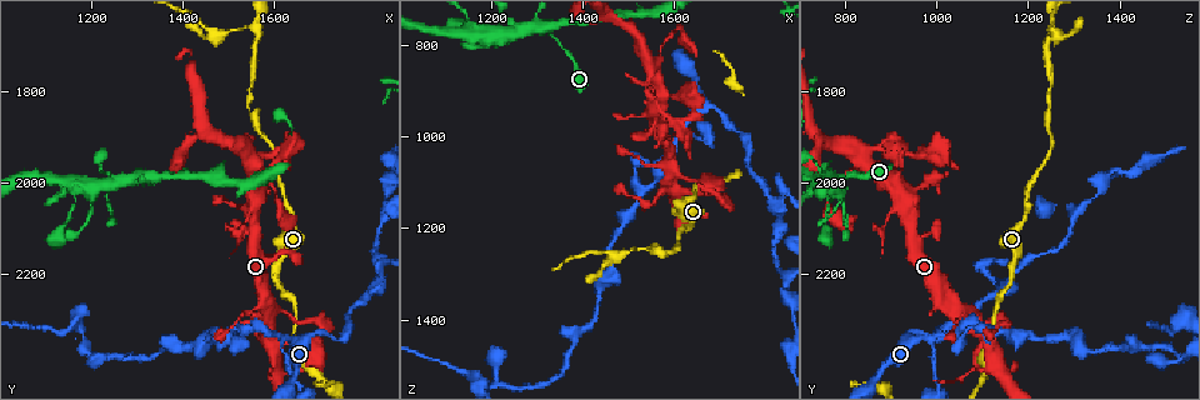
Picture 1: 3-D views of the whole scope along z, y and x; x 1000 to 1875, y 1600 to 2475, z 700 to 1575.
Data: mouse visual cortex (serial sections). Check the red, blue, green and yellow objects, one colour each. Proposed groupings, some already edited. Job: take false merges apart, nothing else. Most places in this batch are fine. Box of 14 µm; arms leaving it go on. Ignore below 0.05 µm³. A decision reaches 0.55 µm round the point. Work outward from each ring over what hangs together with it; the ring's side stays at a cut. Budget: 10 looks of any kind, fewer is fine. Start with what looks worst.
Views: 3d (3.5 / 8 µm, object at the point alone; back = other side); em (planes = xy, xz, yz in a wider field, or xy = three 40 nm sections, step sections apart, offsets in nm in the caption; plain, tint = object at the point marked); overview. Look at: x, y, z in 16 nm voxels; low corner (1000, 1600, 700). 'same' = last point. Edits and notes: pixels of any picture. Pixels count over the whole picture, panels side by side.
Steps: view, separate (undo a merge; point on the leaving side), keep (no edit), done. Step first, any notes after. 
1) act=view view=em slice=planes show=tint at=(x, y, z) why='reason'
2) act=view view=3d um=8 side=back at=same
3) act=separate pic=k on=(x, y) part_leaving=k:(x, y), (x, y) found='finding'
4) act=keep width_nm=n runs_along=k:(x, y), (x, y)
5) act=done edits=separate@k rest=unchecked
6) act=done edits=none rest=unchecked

act=view view=3d um=3.5 side=back at=(1615, 2350, 980)

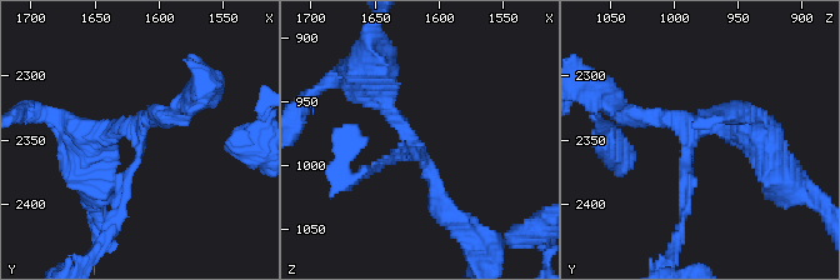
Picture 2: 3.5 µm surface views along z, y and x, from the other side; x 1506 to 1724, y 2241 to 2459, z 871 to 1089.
act=view view=em slice=xy step=1 show=tint at=(1620, 2342, 984) arms=3 arm_widths_nm=150,200,350 why='shape alone is not enough'

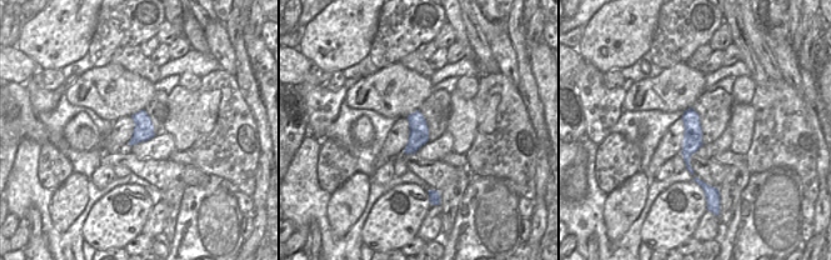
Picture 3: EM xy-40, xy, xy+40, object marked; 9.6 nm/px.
act=view view=em slice=xy step=5 show=tint at=same

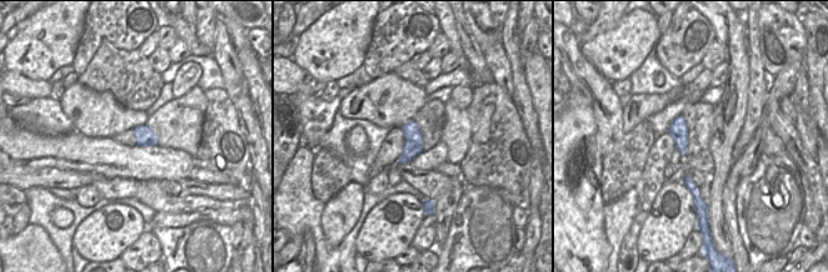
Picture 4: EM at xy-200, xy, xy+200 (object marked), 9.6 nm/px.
act=keep runs_along=2:(368, 84), (406, 129), (449, 215) found='one cell here'

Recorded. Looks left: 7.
act=view view=3d um=3.5 at=(1325, 1990, 770) why='sharp bend'

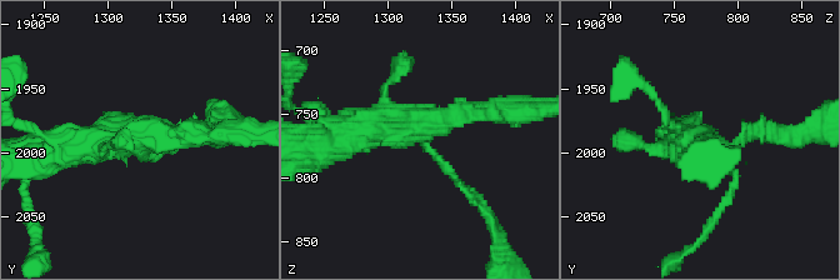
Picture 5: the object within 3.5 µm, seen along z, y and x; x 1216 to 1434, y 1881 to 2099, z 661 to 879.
act=view view=em slice=xy step=1 show=tint at=(1322, 1990, 764) arms=4 arm_widths_nm=150,150,250,450

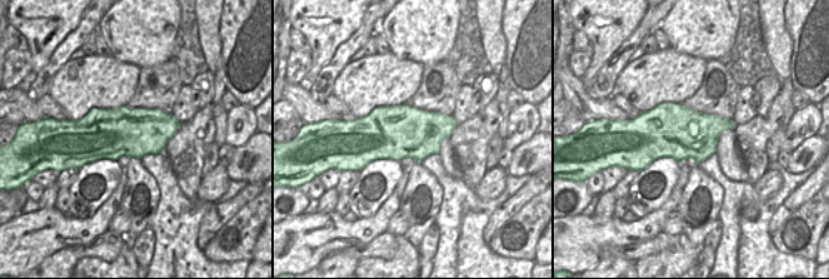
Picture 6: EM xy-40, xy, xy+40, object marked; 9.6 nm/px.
act=keep runs_along=5:(466, 189), (413, 129), (335, 138) found='continuous, no second cell'

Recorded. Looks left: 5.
act=view view=3d um=3.5 at=(1570, 1665, 1245) why='thin neck'

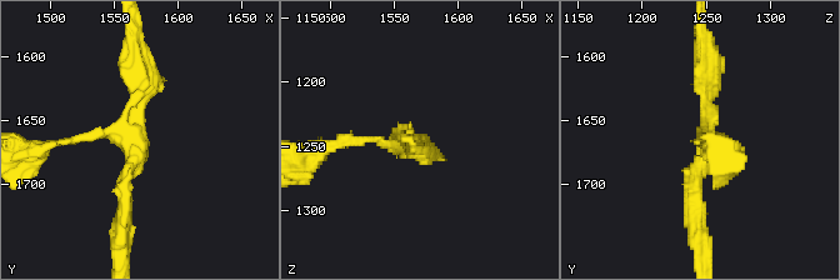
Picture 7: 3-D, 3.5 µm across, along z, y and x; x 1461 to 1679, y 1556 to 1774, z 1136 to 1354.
act=view view=em slice=xy step=5 show=tint at=same arms=3 arm_widths_nm=100,200,250 why='need the tissue'

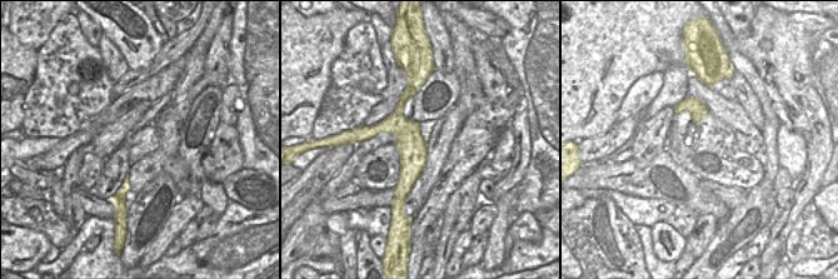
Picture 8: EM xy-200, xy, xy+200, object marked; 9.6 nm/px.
act=view view=em slice=xy step=2 show=tint at=same why='cut it another way'

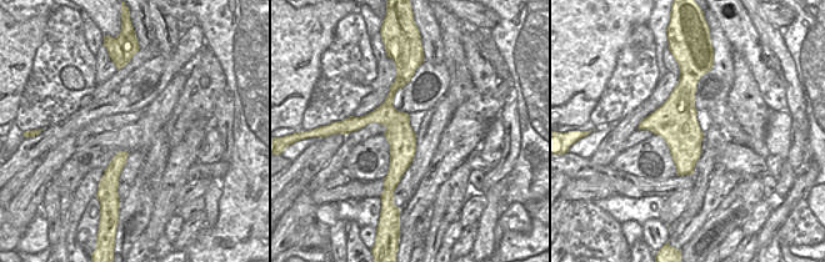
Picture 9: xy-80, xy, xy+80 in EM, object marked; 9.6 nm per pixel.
act=keep runs_along=9:(403, 77), (389, 99), (394, 182) found='continuous, no second cell'

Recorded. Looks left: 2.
act=view view=3d um=8 at=(1550, 1940, 850)

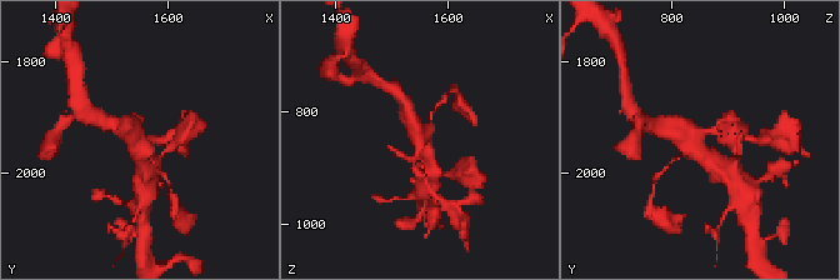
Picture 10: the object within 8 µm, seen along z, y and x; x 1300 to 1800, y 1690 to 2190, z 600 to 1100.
act=view view=em slice=xy step=3 show=tint at=(1550, 1935, 845) arms=4 arm_widths_nm=100,200,450,450 why='need the tissue'

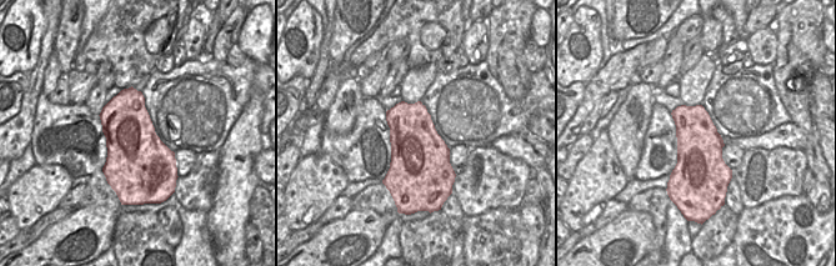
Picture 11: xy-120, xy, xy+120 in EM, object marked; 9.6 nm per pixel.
act=keep runs_along=10:(719, 170), (683, 133), (666, 130) found='one cell here'

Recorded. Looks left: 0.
act=done edits=none rest=unchecked

